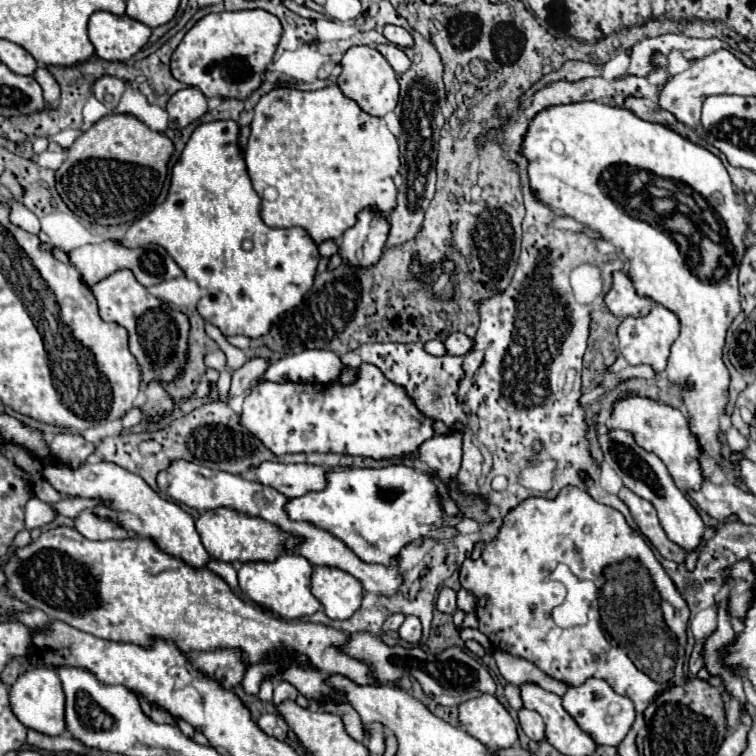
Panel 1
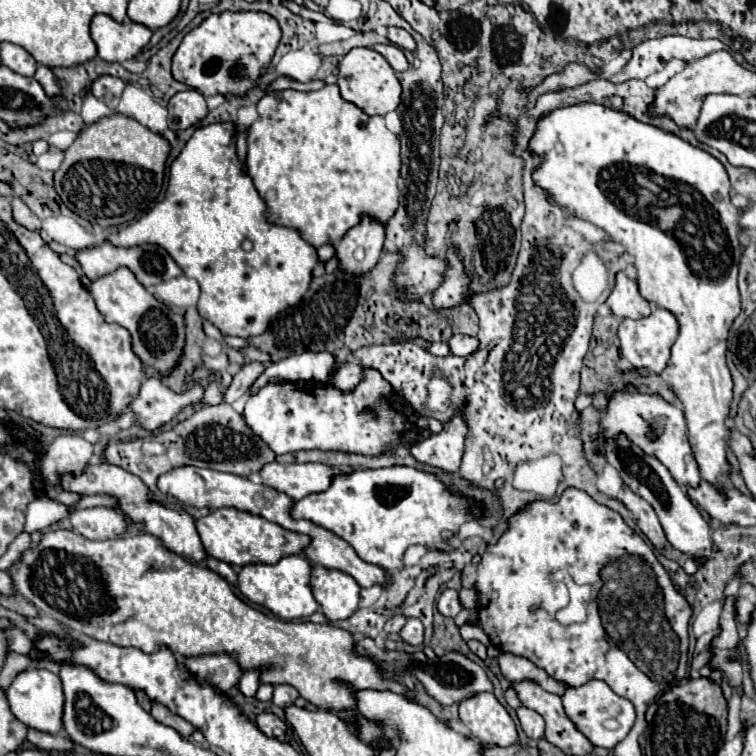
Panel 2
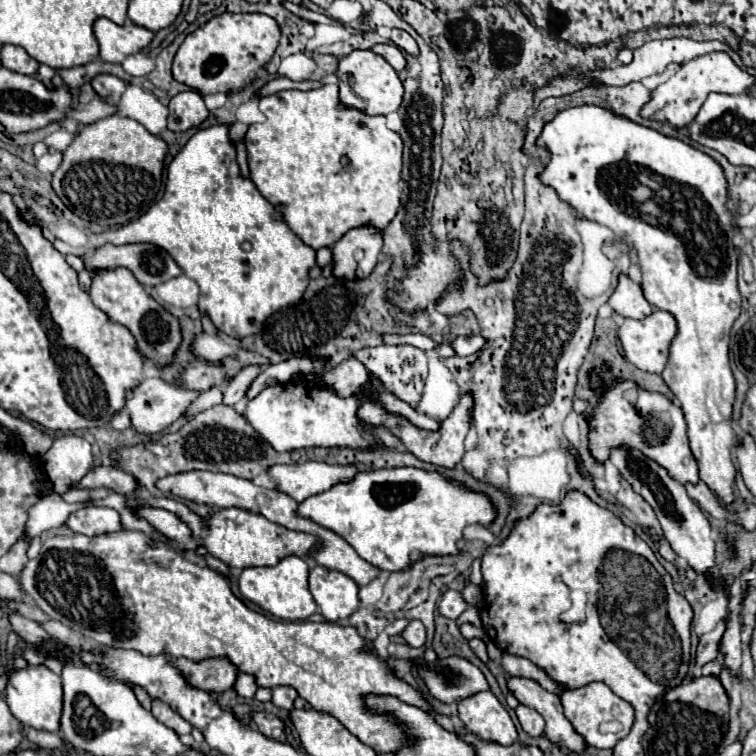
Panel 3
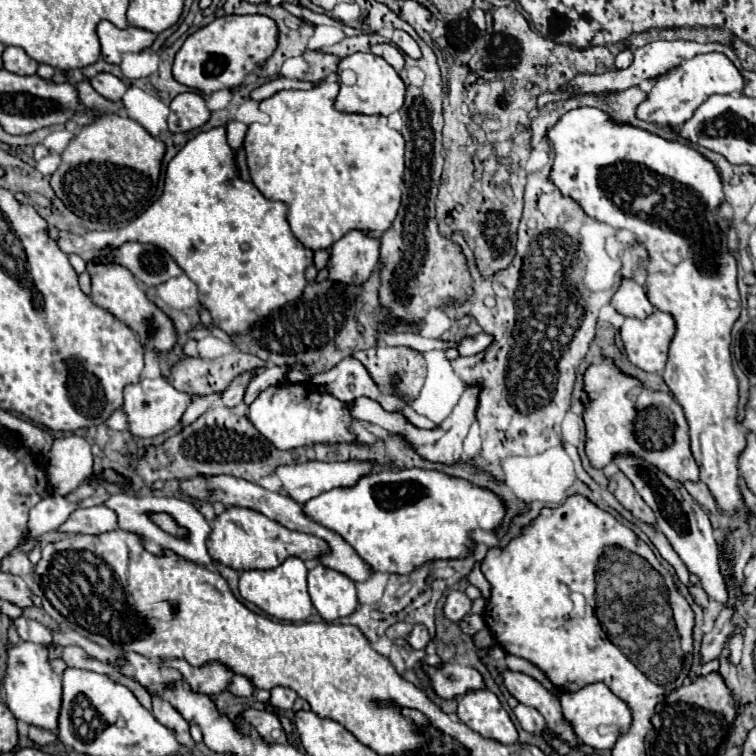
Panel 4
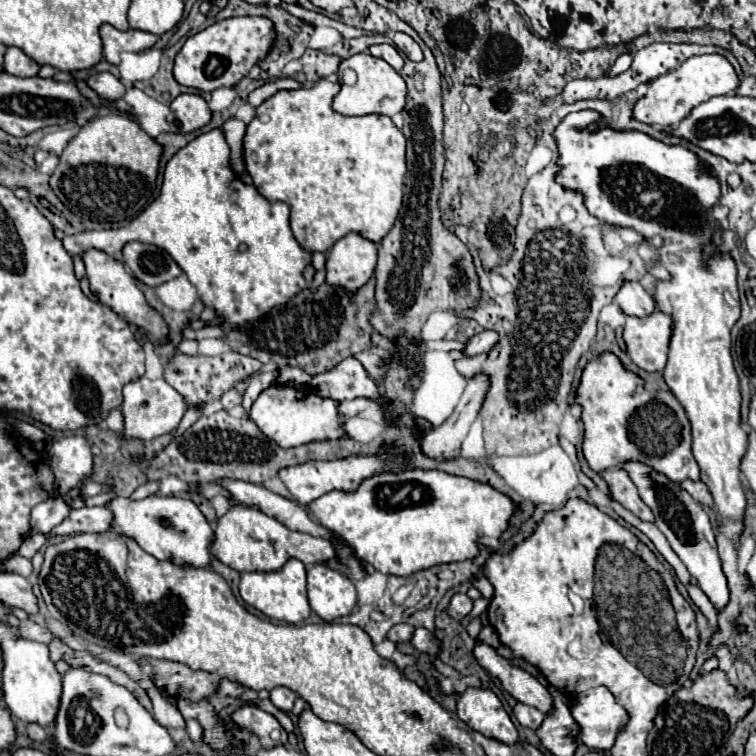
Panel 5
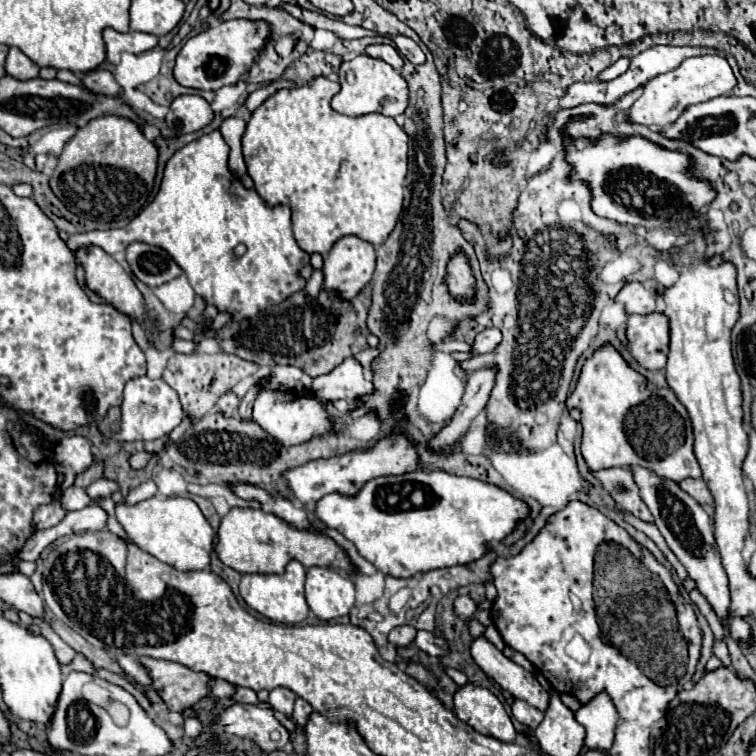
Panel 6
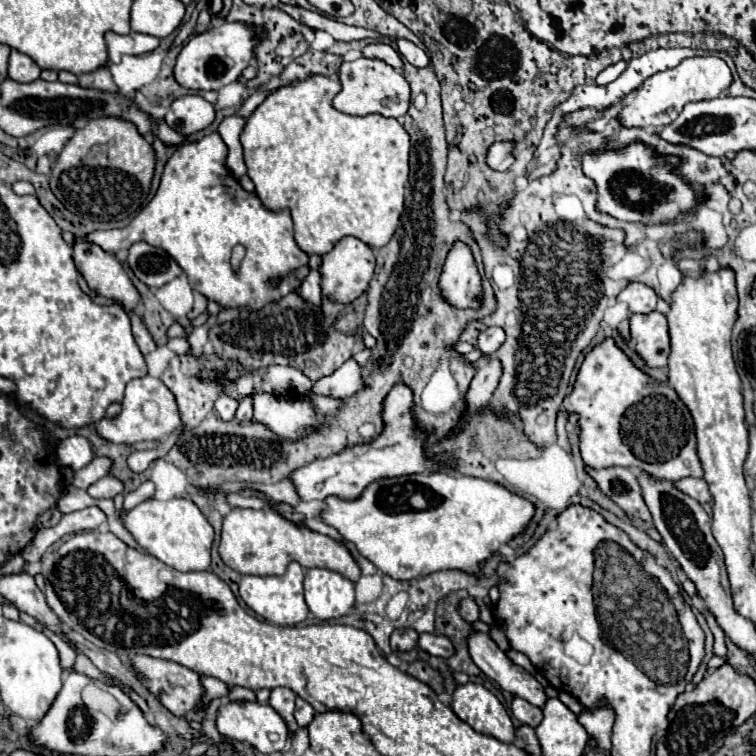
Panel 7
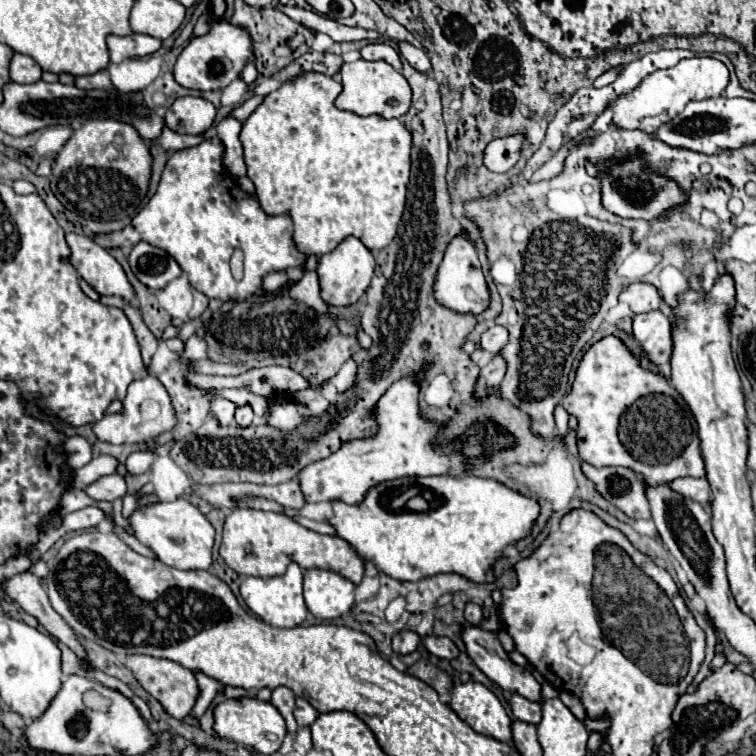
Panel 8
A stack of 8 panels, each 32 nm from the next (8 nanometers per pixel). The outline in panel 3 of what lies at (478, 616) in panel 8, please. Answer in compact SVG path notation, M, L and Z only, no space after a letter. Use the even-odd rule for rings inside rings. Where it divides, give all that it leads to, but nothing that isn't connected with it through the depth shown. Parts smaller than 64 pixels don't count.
M446 590L446 594L442 596L442 602L440 602L440 612L442 616L450 618L450 620L458 620L458 616L470 608L470 604L462 598L460 592L456 590Z

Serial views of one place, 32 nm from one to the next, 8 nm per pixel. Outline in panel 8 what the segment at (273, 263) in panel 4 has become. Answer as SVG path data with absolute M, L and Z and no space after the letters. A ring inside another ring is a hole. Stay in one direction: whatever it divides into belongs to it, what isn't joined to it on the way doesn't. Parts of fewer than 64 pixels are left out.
M214 136L194 148L176 152L168 160L162 172L162 180L158 184L156 194L134 216L134 220L124 230L106 236L96 236L94 240L104 248L120 246L126 257L129 256L132 246L142 240L156 248L164 248L164 252L168 252L180 264L180 268L186 272L190 284L196 290L200 290L208 298L220 298L220 300L234 298L236 302L240 302L244 296L252 292L260 292L260 278L264 274L274 270L286 270L290 266L300 266L306 260L306 256L300 254L292 244L292 220L288 220L288 216L268 216L256 200L252 200L246 192L242 192L240 186L232 180L230 172L222 166L222 150L224 150L222 142ZM236 248L244 252L242 280L234 280L234 276L230 274L230 258Z

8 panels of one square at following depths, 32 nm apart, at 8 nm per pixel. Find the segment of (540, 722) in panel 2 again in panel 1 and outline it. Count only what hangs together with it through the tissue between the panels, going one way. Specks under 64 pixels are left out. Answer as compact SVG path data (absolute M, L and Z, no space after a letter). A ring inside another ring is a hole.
M520 708L518 710L518 720L520 726L524 730L524 734L532 740L542 740L544 738L544 720L538 712L528 710L528 708Z

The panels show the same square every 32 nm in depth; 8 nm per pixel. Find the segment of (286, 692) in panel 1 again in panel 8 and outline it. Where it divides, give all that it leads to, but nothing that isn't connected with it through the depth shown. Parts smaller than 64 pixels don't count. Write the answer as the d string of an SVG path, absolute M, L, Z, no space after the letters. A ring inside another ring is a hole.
M276 688L274 692L272 692L272 698L270 698L270 702L278 708L278 712L282 714L282 718L286 720L286 728L290 730L290 732L294 732L296 730L296 720L294 720L294 716L292 716L292 710L294 710L294 692L290 690L290 688Z

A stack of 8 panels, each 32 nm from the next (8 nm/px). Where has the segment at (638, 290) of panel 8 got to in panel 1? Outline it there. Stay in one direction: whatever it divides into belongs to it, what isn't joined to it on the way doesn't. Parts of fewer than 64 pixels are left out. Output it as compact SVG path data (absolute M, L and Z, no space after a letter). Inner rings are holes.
M614 272L614 284L604 298L608 310L614 316L640 318L652 310L652 302L636 294L632 280L624 272Z

